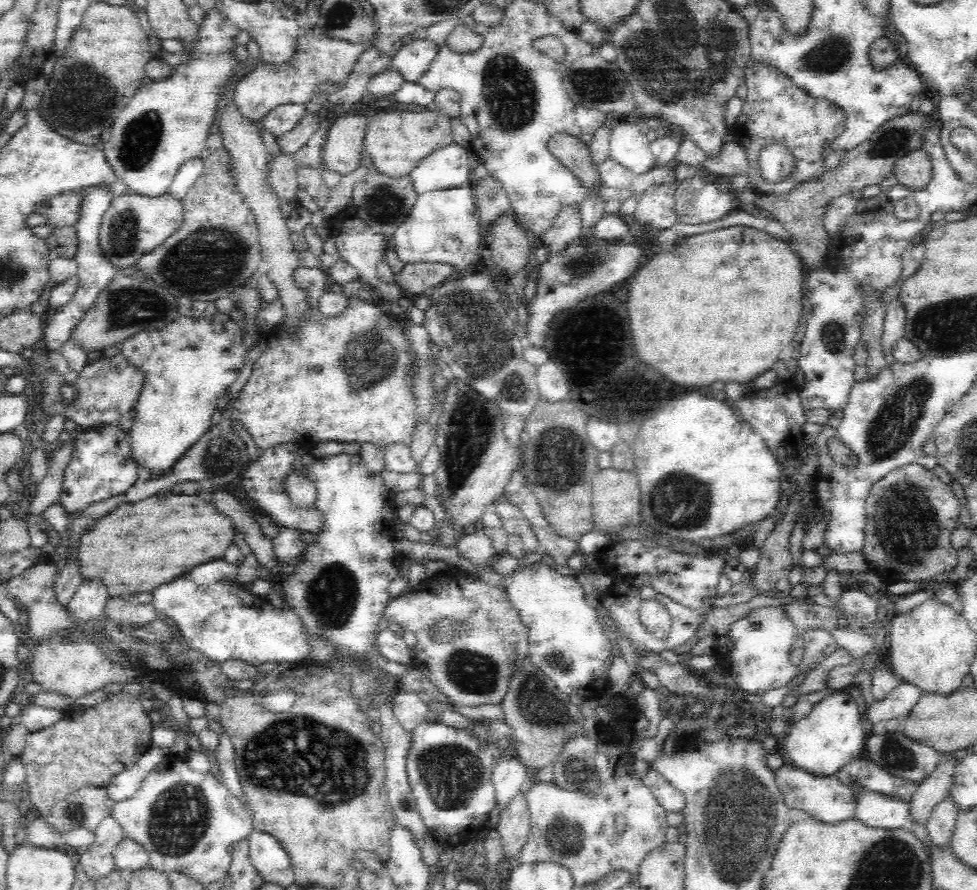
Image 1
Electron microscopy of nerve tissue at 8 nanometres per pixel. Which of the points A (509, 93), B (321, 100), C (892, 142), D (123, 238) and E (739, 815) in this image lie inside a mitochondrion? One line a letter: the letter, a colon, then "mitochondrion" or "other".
A: mitochondrion
B: other
C: mitochondrion
D: mitochondrion
E: mitochondrion

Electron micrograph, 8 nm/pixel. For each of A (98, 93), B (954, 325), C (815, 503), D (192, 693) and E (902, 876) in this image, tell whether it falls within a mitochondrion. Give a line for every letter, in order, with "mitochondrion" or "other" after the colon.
A: mitochondrion
B: mitochondrion
C: other
D: other
E: mitochondrion

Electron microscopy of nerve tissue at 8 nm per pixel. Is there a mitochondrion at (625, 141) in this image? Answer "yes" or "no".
no

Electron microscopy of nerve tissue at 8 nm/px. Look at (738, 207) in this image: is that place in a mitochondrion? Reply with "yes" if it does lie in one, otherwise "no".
no

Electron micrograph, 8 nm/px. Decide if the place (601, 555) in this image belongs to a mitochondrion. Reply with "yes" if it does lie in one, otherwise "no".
no

